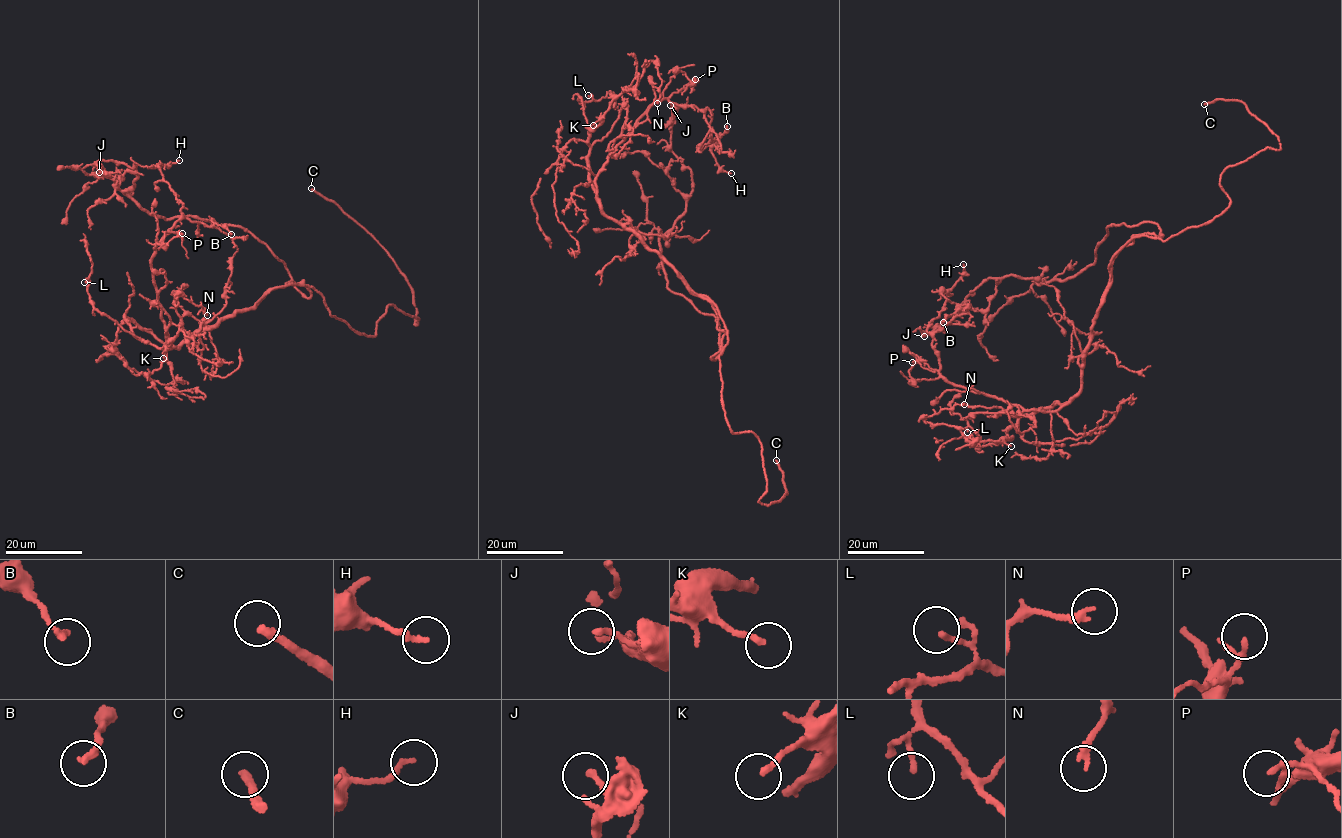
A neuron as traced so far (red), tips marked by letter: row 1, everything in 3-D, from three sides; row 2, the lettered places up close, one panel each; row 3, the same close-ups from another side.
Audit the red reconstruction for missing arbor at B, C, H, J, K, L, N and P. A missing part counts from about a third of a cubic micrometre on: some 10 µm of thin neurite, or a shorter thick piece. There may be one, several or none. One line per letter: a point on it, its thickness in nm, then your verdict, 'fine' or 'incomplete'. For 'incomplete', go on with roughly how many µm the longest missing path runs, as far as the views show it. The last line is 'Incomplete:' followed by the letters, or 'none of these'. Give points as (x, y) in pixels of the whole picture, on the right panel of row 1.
B: (943, 322) | 200 nm | fine
C: (1204, 104) | 280 nm | incomplete | 25 µm
H: (963, 264) | 160 nm | fine
J: (924, 336) | 180 nm | fine
K: (1011, 446) | 190 nm | incomplete | 15 µm
L: (967, 432) | 180 nm | fine
N: (964, 404) | 220 nm | fine
P: (912, 362) | 140 nm | fine
Incomplete: C, K

